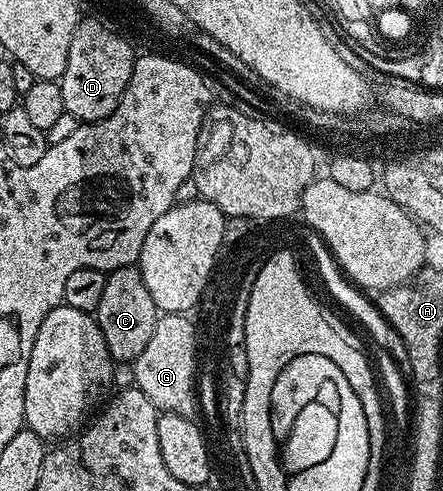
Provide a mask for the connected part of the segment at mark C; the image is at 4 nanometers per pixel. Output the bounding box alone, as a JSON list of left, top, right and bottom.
[95,267,158,362]

